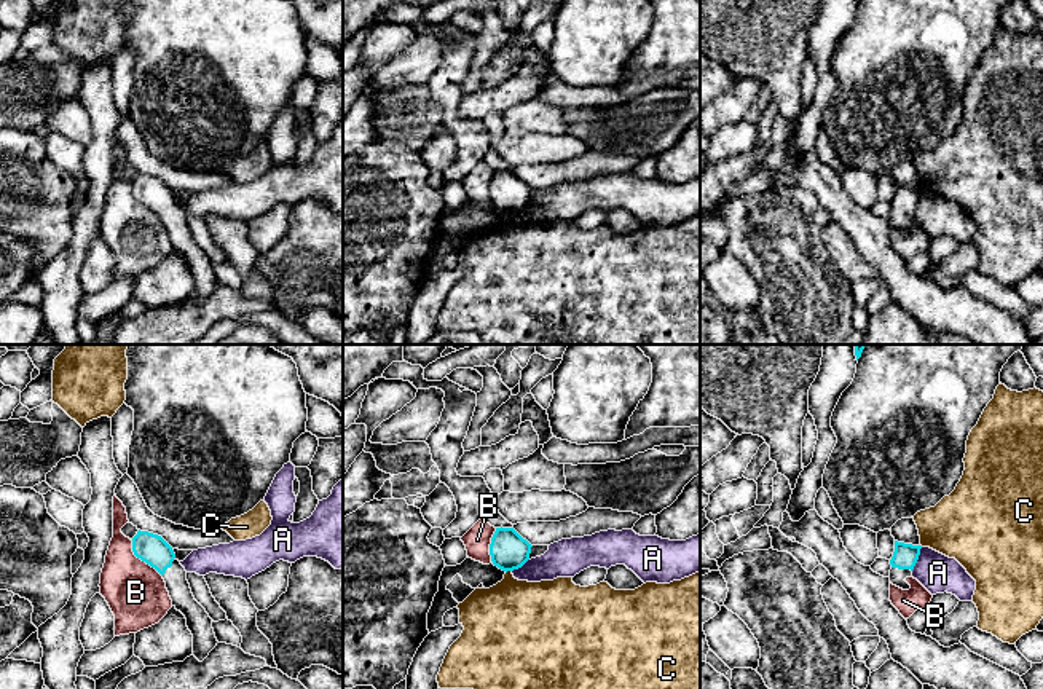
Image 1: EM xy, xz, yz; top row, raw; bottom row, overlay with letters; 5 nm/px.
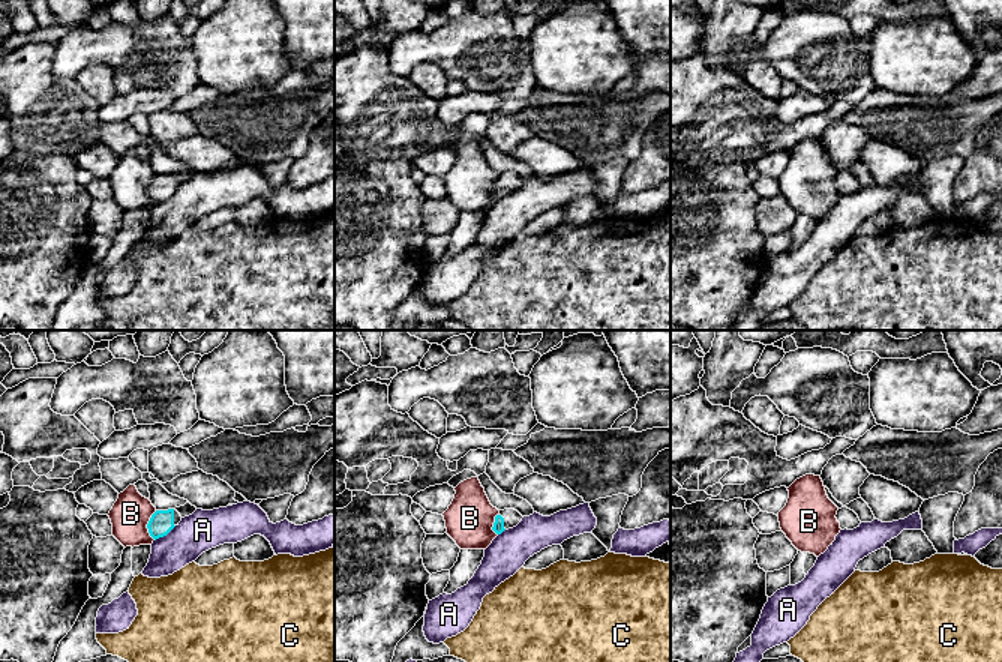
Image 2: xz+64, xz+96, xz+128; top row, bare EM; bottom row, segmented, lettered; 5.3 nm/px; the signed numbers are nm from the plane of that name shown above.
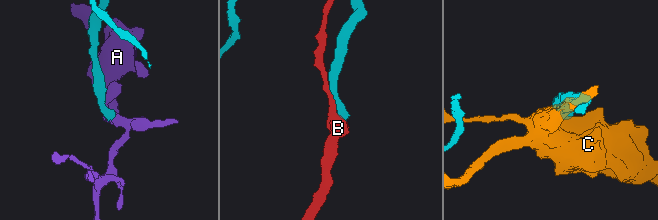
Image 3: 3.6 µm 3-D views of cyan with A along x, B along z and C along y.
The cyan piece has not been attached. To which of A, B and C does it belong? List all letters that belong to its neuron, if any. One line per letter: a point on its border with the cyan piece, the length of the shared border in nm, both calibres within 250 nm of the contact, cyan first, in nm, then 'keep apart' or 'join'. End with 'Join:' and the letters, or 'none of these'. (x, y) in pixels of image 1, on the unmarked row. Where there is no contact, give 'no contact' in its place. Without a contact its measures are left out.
A: yz (917, 201) | 130 nm | 130/190 nm | keep apart
B: xy (142, 203) | 240 nm | 150/300 nm | keep apart
C: xz (507, 212) | 40 nm | 190/400 nm | keep apart
Join: none of these

